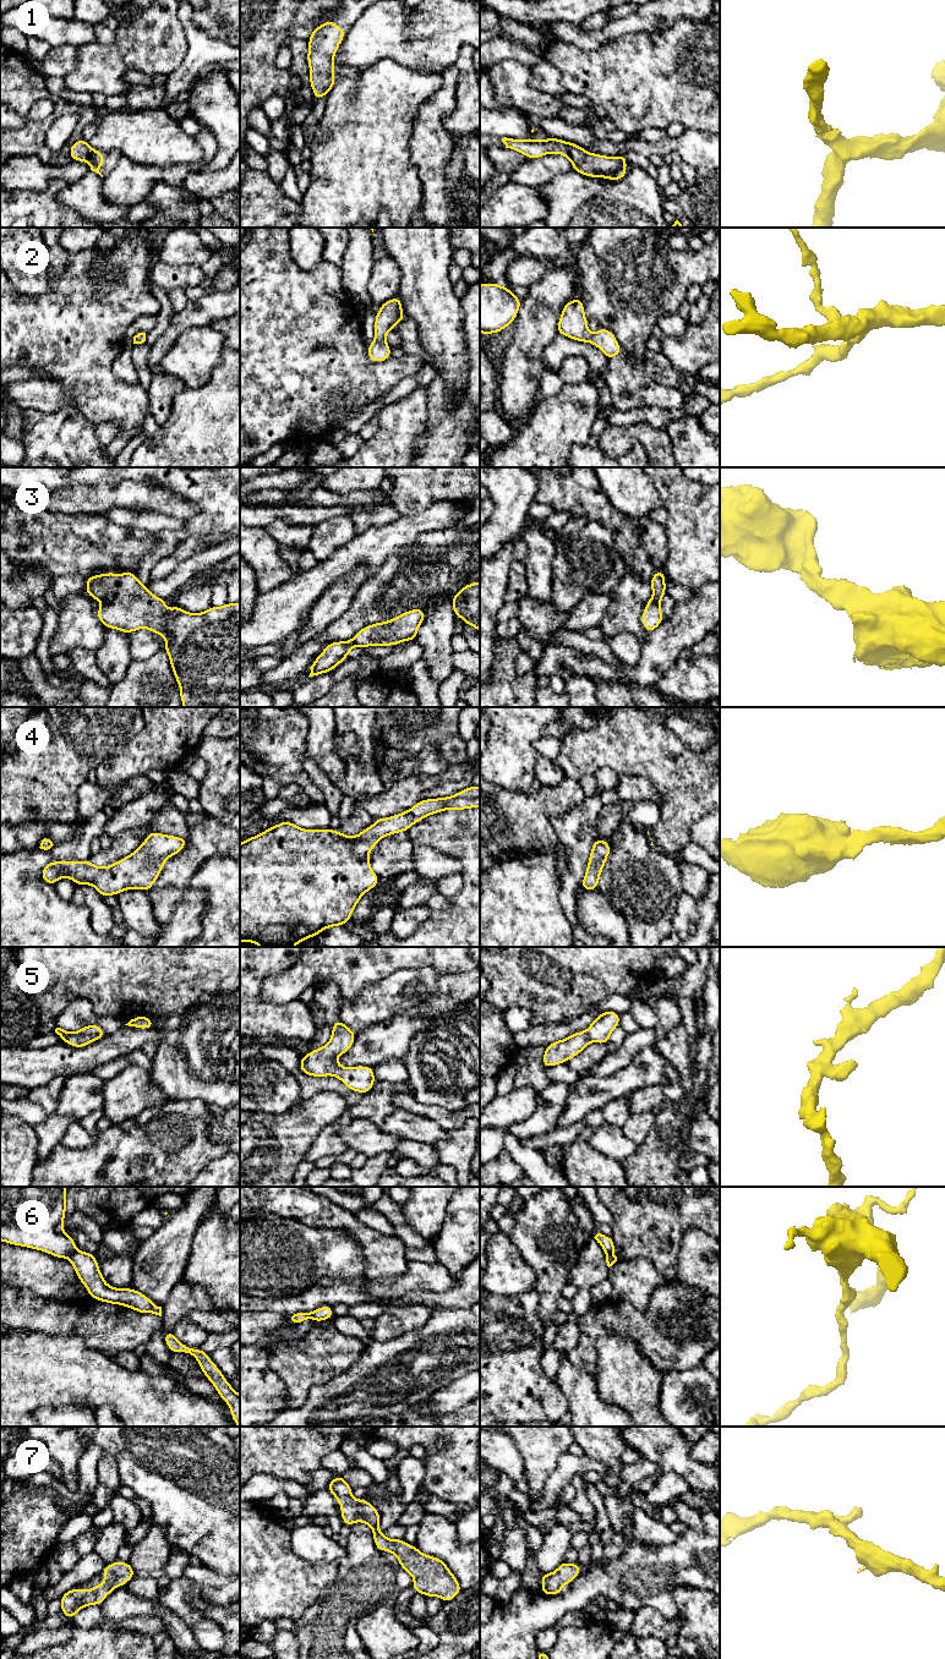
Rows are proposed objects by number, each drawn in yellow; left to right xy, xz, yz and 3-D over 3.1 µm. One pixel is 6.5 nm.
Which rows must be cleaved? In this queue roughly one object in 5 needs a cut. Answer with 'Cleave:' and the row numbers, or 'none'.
Cleave: 6

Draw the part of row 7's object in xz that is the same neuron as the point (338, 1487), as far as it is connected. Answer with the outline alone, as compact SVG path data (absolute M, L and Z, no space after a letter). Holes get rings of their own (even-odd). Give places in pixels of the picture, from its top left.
M340 1475L334 1477L326 1490L342 1505L340 1516L345 1526L364 1522L372 1529L375 1546L394 1554L404 1571L414 1577L413 1589L425 1597L439 1597L443 1603L455 1598L463 1589L457 1577L439 1557L422 1554L415 1545L403 1539L389 1539L378 1529L381 1513L367 1500L357 1500L351 1486Z

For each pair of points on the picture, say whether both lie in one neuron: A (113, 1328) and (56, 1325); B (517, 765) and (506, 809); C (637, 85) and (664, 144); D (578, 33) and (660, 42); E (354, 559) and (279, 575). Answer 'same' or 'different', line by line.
A: same
B: different
C: different
D: different
E: different

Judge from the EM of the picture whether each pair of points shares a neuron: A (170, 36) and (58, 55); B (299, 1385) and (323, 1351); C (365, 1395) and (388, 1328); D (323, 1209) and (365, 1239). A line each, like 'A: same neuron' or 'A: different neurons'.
A: different neurons
B: same neuron
C: different neurons
D: same neuron

